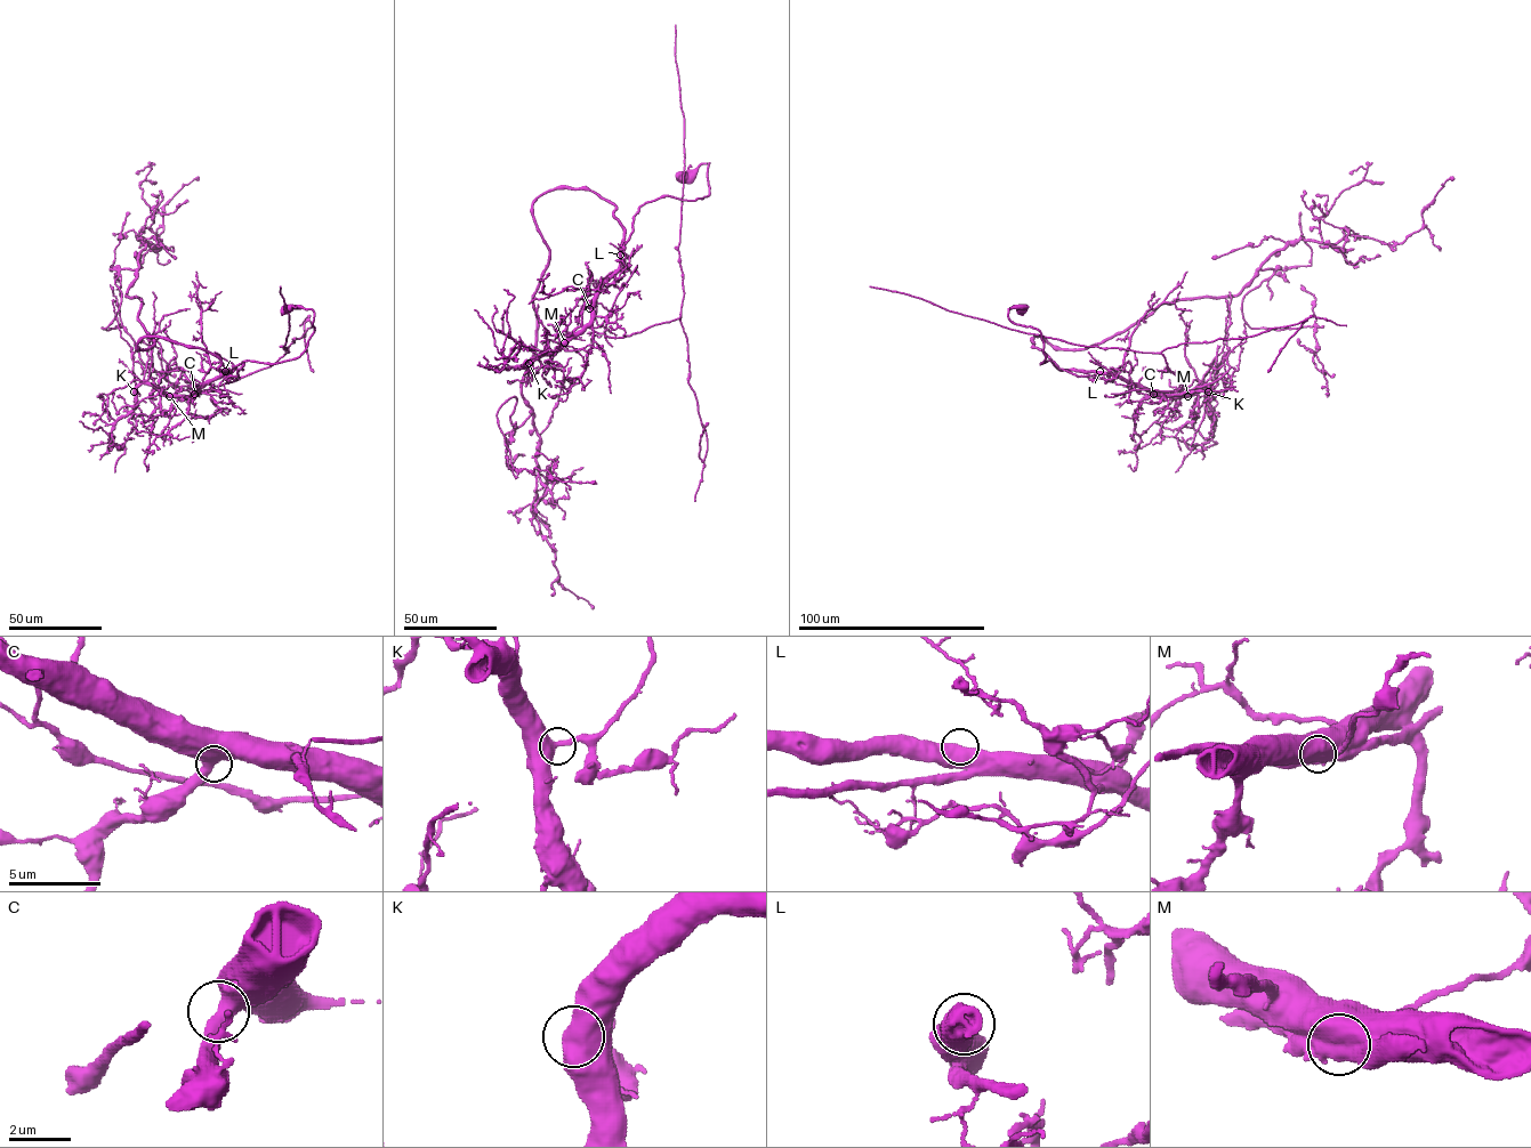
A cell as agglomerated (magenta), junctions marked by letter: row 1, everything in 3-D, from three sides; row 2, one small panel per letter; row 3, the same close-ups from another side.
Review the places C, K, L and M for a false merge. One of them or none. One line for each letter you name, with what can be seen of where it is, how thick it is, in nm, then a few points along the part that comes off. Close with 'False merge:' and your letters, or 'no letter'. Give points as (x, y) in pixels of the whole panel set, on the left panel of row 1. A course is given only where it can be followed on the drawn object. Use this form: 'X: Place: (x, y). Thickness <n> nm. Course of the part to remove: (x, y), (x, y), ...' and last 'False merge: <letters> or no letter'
M: Place: (169, 396). Thickness 1100 nm. Course of the part to remove: (169, 396), (193, 395), (235, 381), (271, 366), (289, 352), (282, 346), (289, 330), (289, 314), (280, 286)
False merge: M

